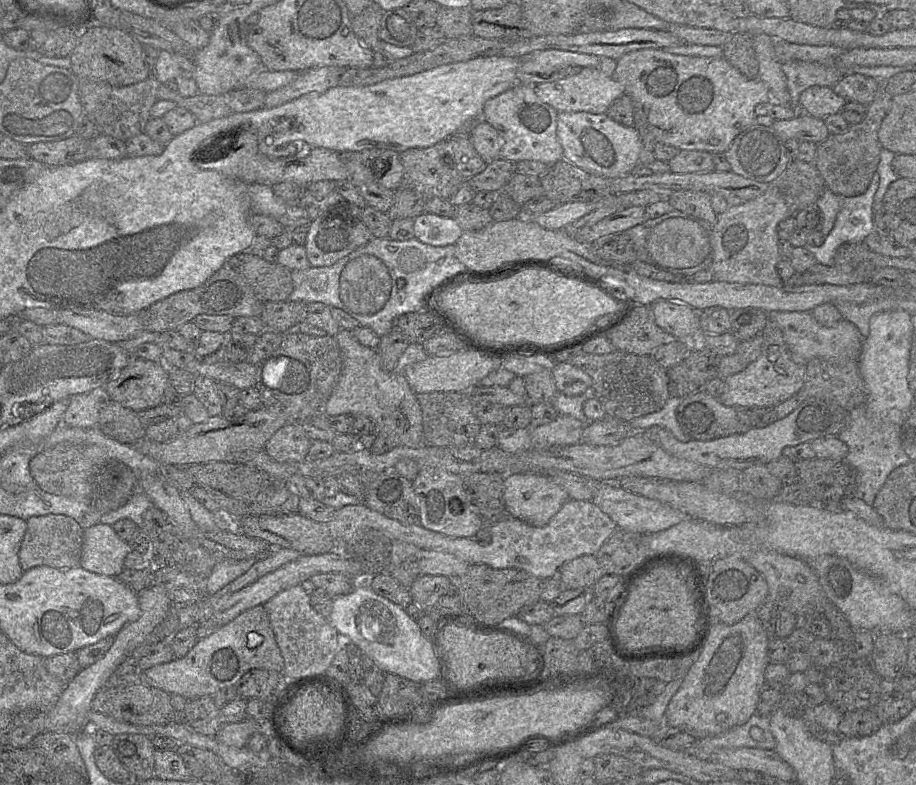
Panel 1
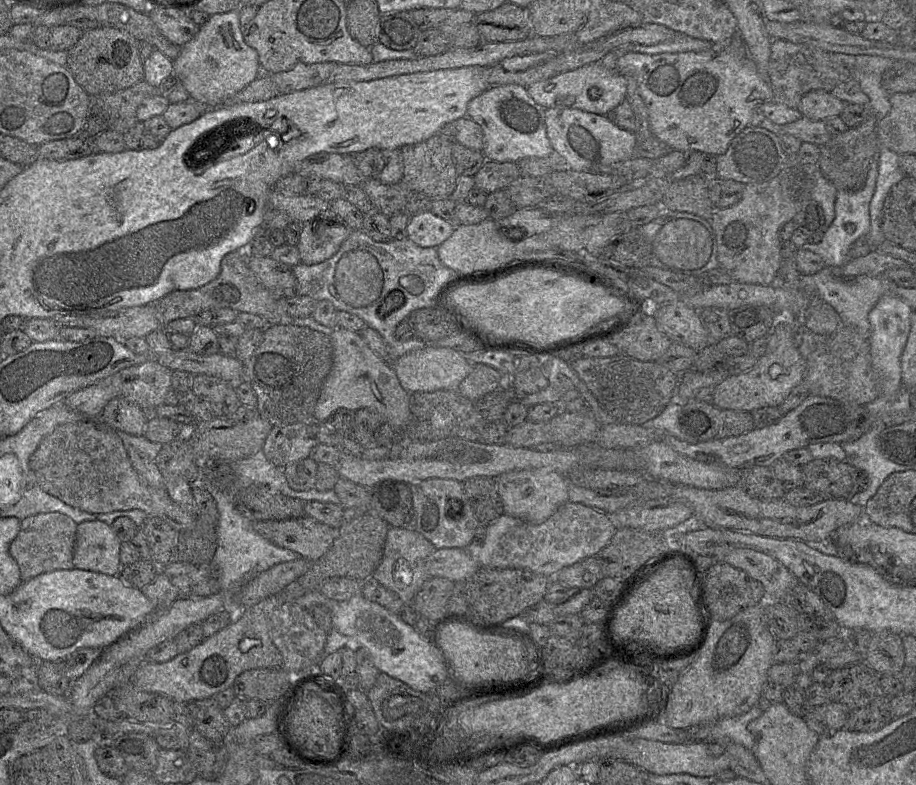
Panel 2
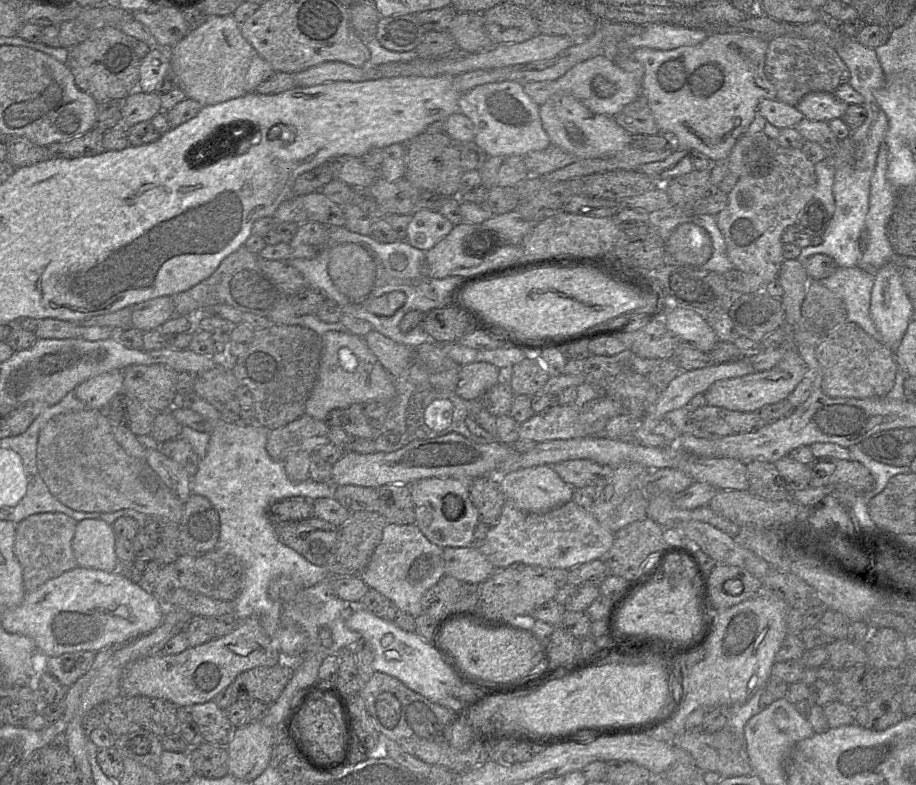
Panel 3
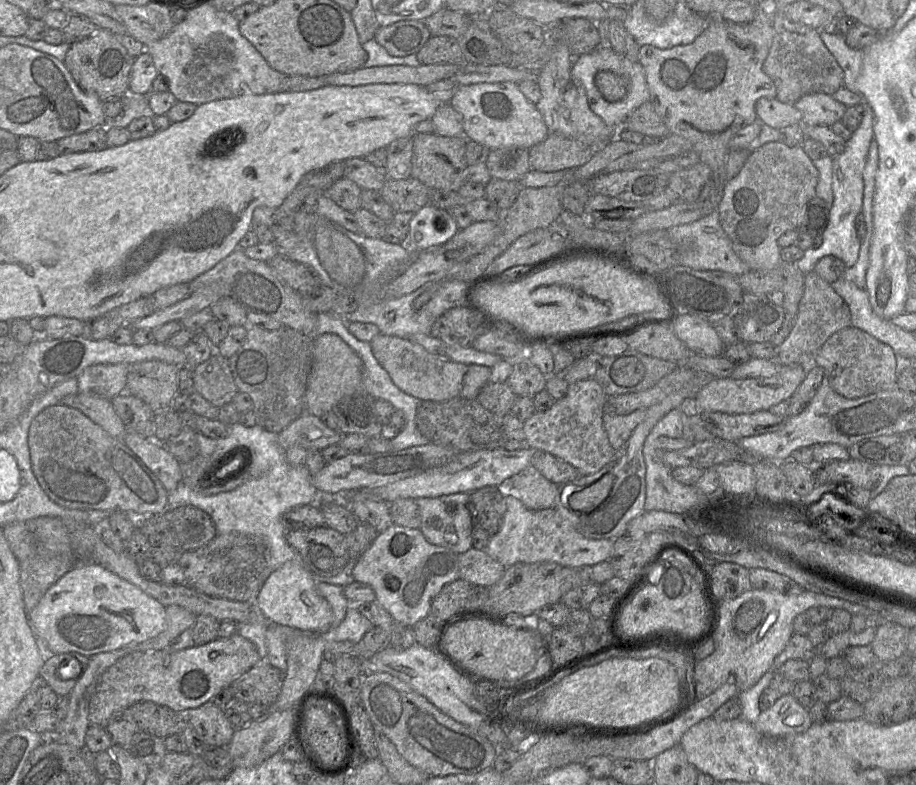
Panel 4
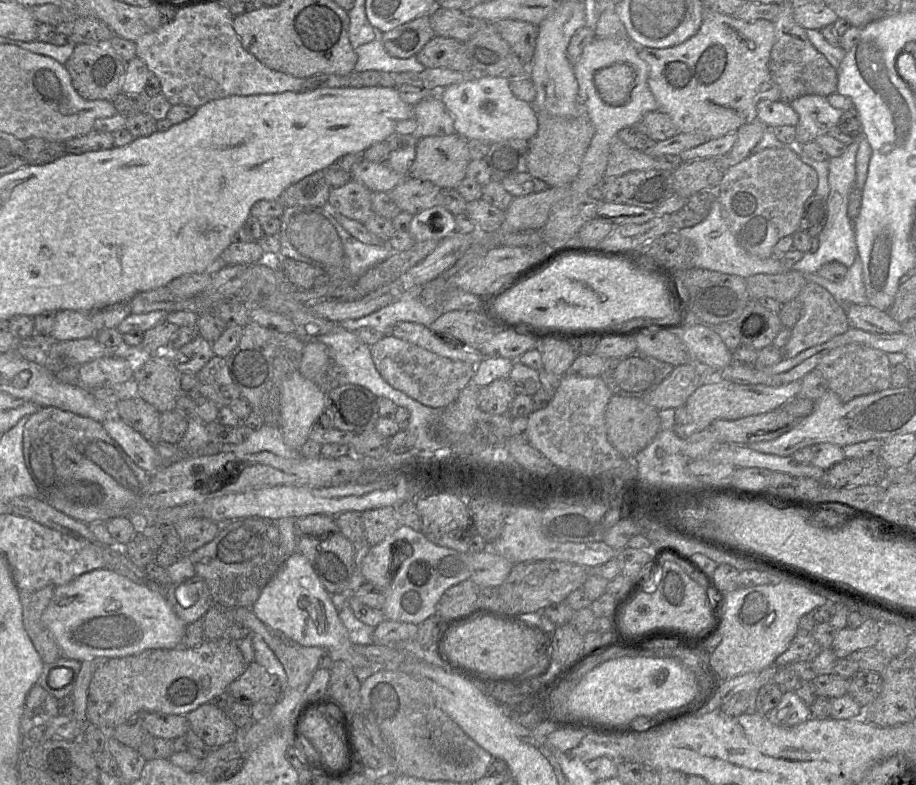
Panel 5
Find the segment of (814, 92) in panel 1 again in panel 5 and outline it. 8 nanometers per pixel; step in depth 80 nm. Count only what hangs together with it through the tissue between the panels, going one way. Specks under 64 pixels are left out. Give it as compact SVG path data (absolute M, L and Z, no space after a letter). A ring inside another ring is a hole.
M821 95L801 96L790 104L799 116L794 146L815 141L818 136L828 134L837 126L844 111L834 108L827 97Z

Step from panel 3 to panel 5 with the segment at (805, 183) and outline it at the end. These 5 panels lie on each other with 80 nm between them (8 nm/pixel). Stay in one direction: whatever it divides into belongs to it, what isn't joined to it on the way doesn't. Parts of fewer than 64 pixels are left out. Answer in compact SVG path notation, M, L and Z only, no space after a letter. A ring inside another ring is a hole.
M798 147L766 148L725 172L719 183L722 217L744 250L759 258L771 257L779 239L798 231L804 203L817 185L817 173L801 160Z

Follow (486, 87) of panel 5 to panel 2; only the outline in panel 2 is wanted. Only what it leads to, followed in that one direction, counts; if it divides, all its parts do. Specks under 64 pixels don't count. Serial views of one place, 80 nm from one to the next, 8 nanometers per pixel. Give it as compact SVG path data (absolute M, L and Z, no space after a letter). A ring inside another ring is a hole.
M518 84L492 86L473 98L466 116L476 122L483 132L482 153L486 160L517 162L528 157L553 157L554 150L547 137L546 108L536 103L526 87Z

